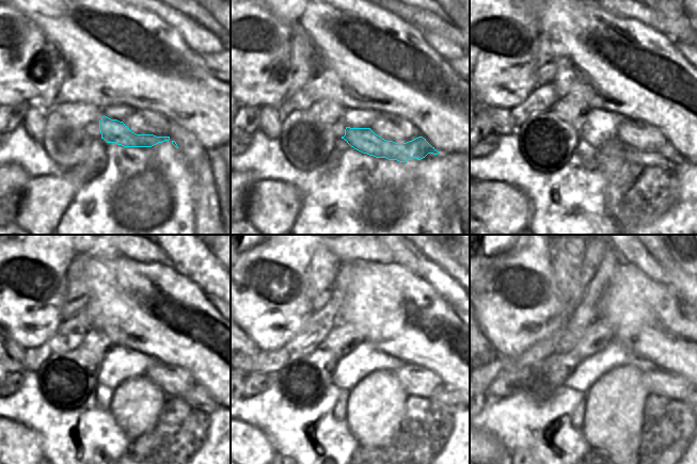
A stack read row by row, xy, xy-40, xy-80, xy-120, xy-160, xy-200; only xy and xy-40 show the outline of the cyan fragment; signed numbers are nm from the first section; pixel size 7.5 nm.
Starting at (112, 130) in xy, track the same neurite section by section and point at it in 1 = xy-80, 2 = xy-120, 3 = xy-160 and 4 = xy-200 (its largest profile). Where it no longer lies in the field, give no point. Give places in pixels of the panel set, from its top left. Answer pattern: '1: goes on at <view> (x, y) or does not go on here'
1: goes on at xy-80 (667, 154)
2: goes on at xy-120 (199, 397)
3: goes on at xy-160 (447, 398)
4: goes on at xy-200 (686, 401)

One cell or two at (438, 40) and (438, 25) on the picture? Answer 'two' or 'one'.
two

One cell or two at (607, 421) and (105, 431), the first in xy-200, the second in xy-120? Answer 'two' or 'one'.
two

